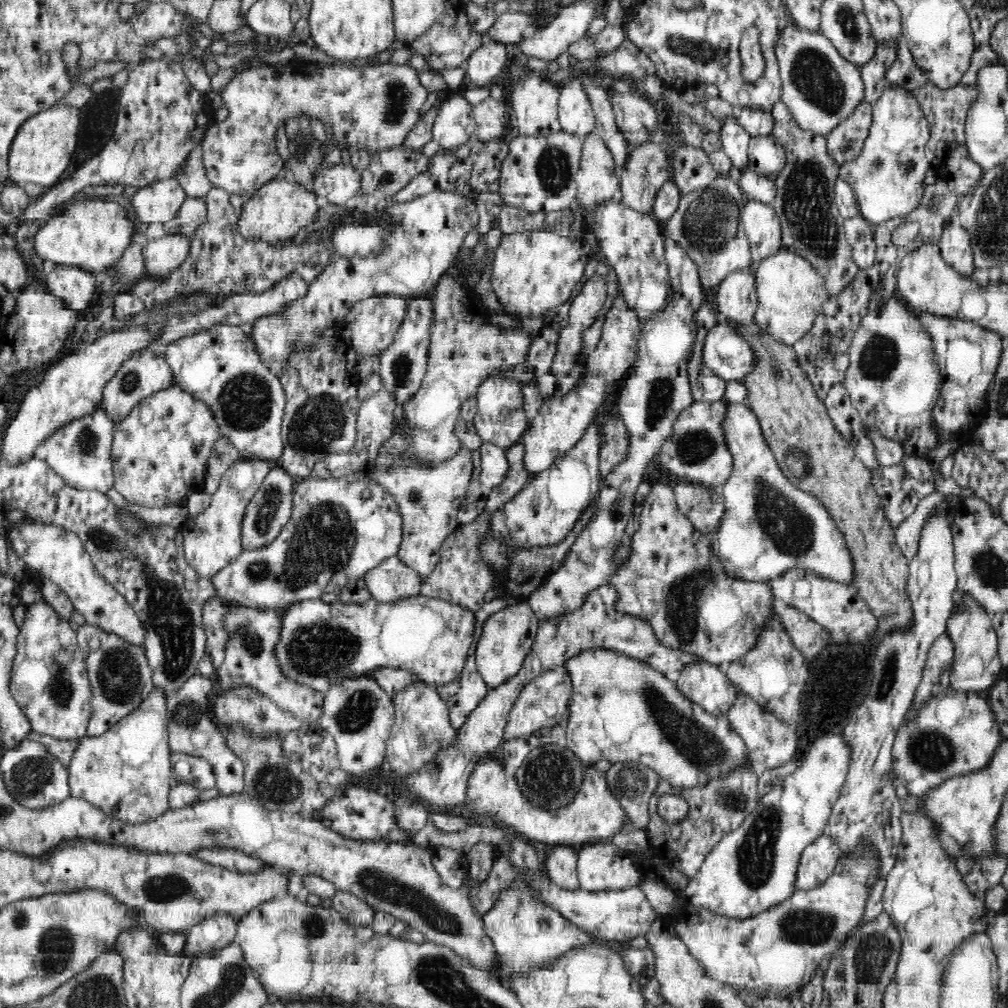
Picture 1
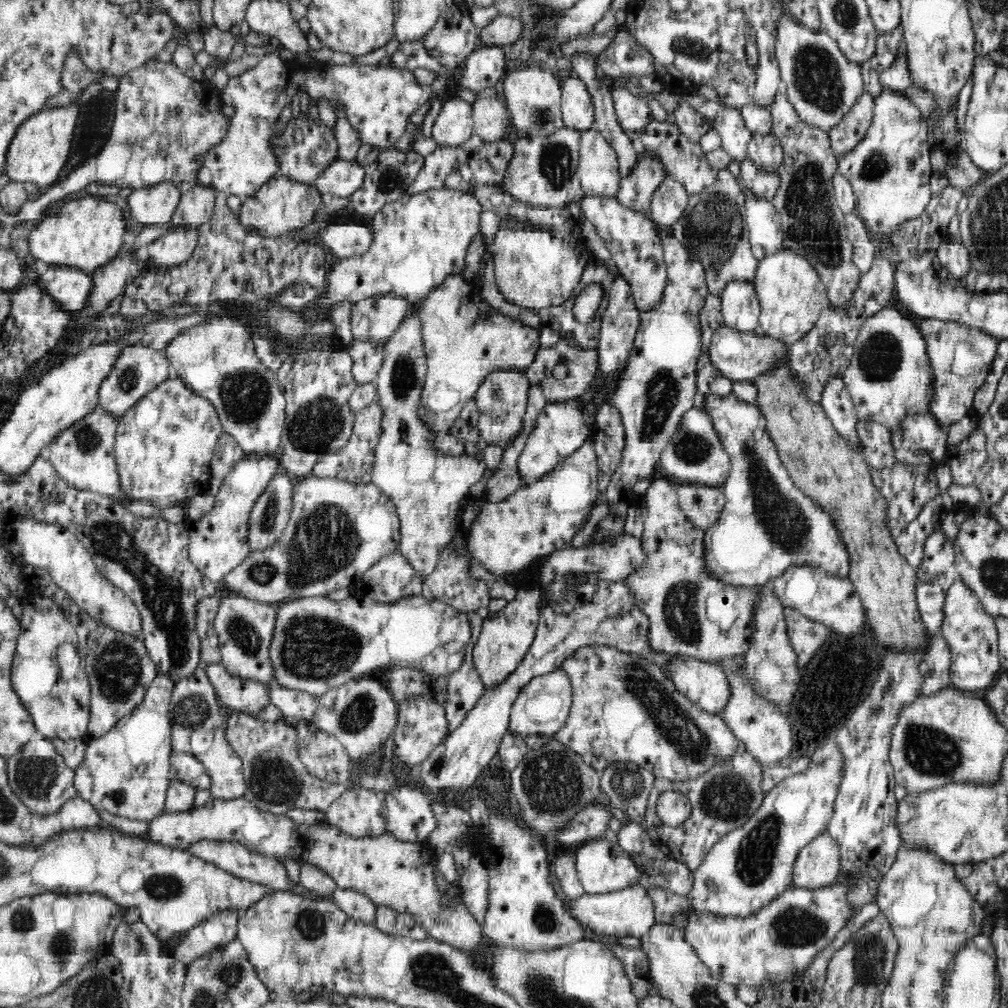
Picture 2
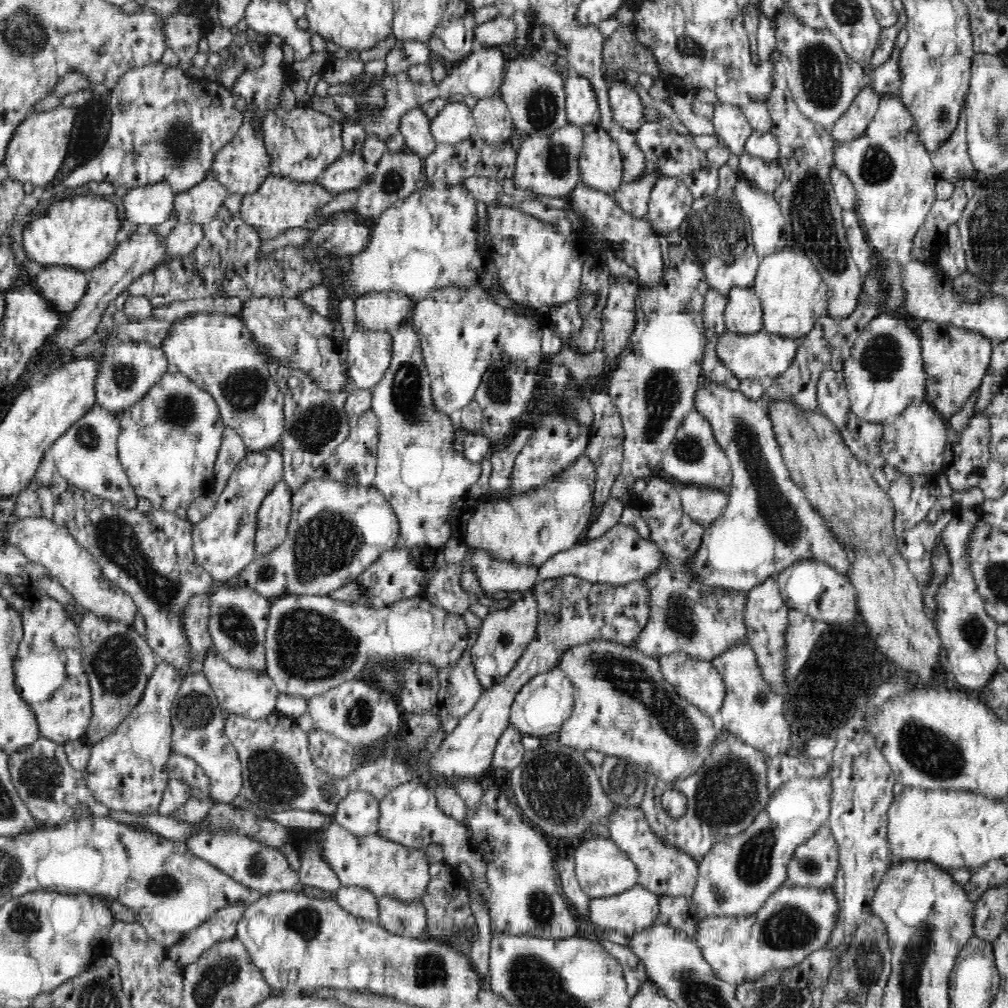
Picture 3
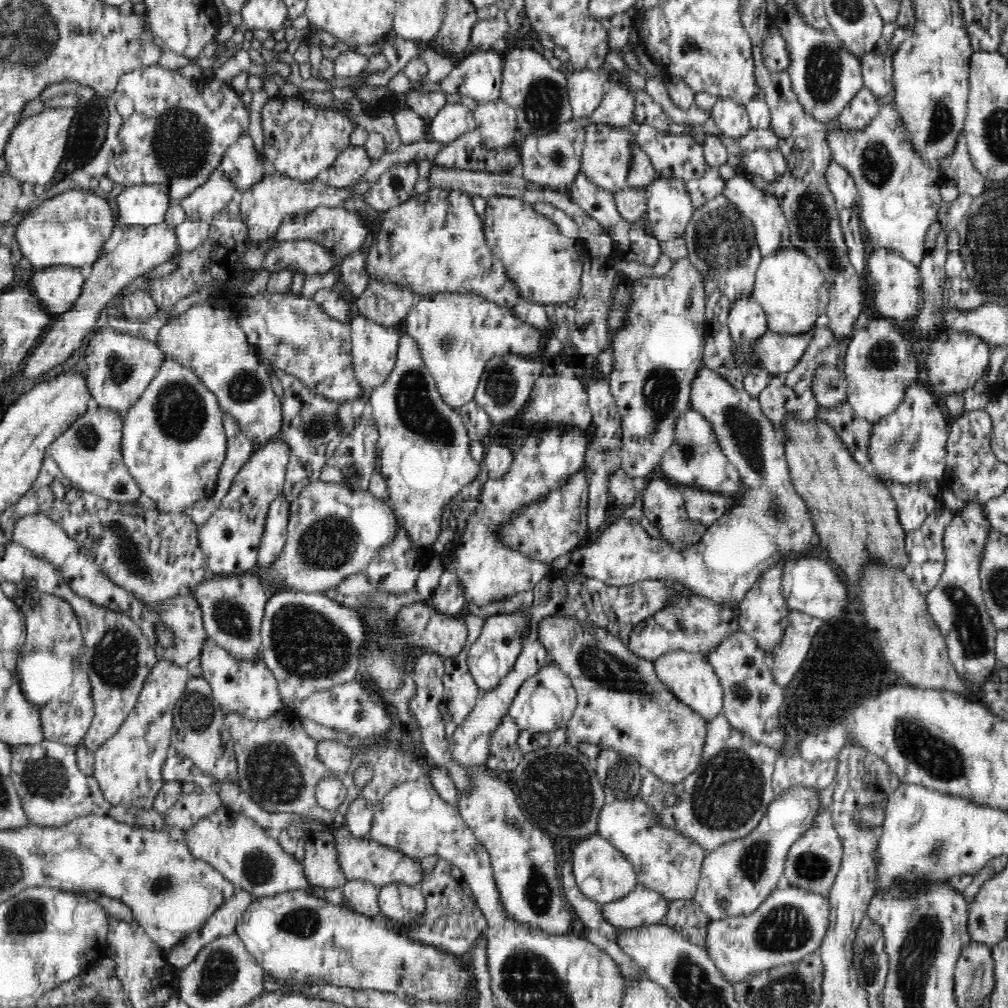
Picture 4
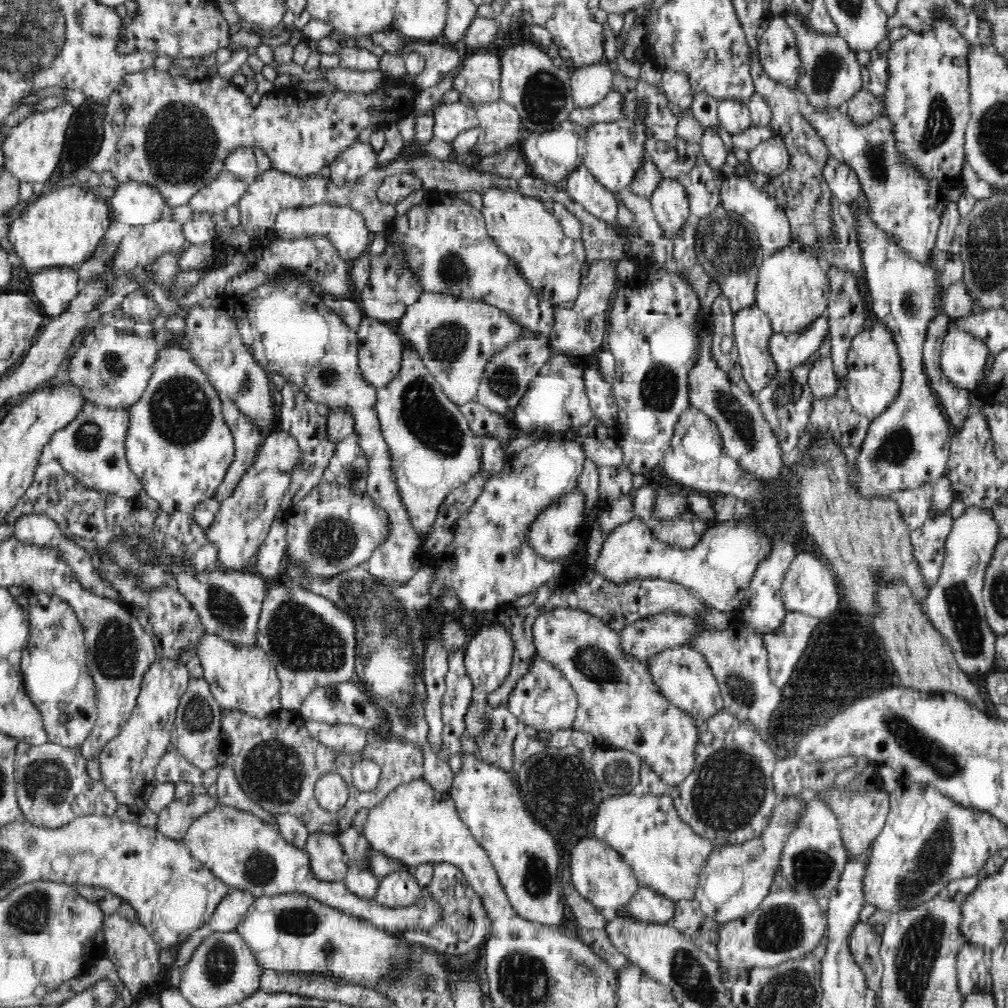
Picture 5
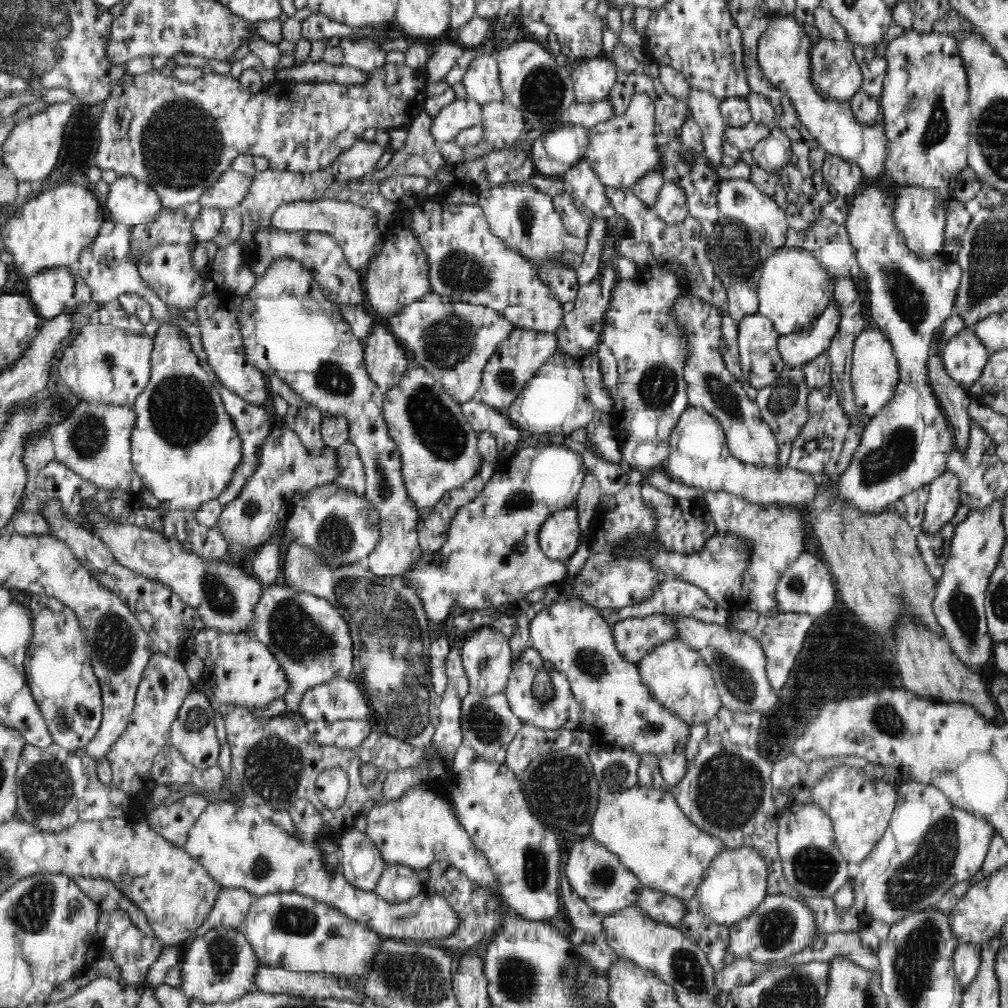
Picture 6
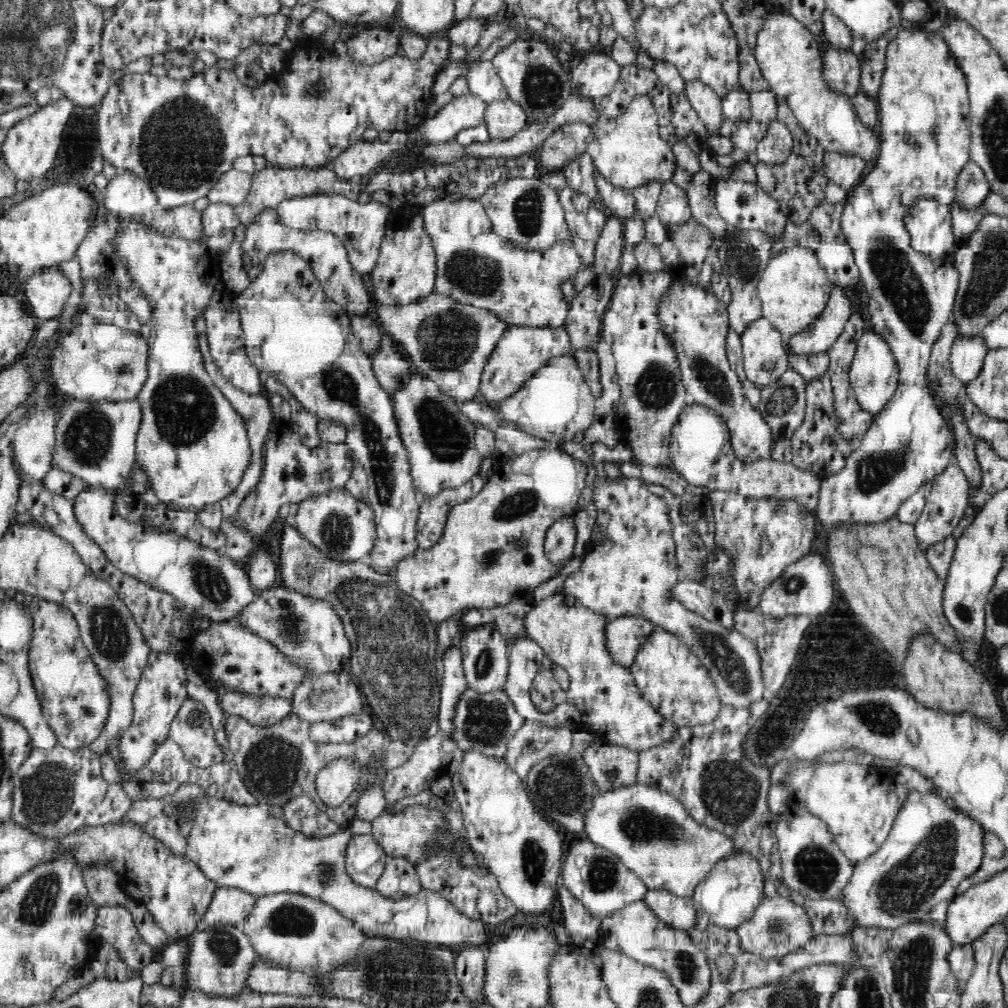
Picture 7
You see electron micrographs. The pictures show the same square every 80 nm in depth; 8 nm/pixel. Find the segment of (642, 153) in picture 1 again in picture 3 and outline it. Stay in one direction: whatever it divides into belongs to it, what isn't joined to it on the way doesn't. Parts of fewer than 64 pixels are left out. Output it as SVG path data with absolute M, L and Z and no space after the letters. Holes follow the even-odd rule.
M648 168L644 178L640 178L638 183L624 183L613 195L618 207L632 218L646 218L649 209L650 190L656 184L656 176L658 176L658 172Z

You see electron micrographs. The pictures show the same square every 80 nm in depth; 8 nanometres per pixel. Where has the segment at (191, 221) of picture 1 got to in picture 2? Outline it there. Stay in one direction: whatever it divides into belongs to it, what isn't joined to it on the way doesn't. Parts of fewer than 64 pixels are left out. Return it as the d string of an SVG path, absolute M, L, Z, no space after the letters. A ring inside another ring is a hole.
M199 182L182 189L180 202L173 212L170 226L173 228L197 227L204 222L210 222L216 209L218 192L212 183Z

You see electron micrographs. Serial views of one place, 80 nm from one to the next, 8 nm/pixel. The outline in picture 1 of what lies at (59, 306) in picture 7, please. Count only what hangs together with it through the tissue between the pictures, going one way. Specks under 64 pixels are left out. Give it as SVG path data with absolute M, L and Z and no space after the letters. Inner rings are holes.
M58 265L46 276L46 290L62 299L66 308L82 312L90 304L98 281L95 274Z

